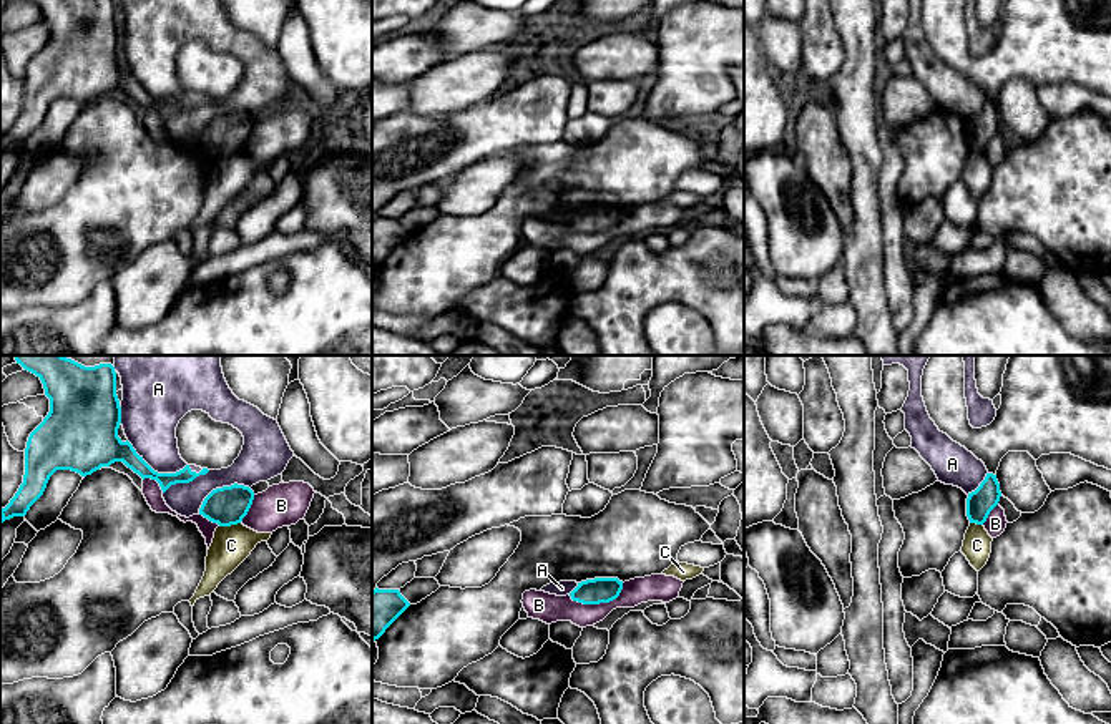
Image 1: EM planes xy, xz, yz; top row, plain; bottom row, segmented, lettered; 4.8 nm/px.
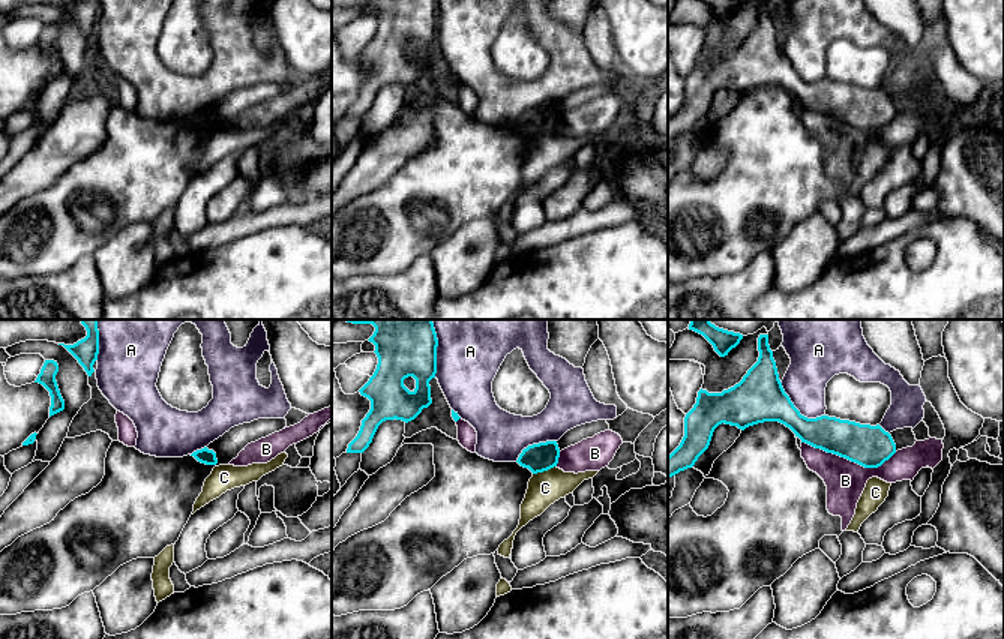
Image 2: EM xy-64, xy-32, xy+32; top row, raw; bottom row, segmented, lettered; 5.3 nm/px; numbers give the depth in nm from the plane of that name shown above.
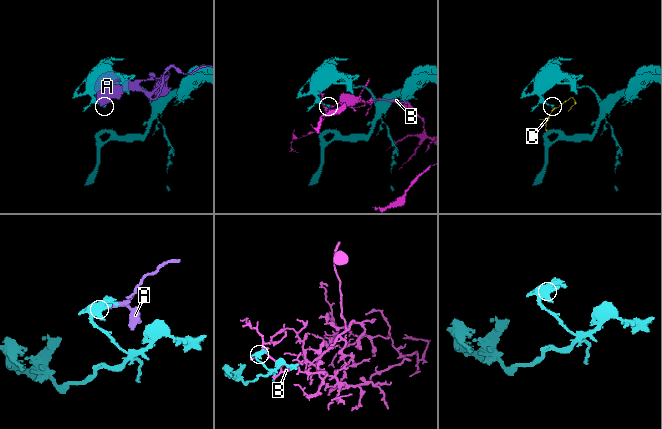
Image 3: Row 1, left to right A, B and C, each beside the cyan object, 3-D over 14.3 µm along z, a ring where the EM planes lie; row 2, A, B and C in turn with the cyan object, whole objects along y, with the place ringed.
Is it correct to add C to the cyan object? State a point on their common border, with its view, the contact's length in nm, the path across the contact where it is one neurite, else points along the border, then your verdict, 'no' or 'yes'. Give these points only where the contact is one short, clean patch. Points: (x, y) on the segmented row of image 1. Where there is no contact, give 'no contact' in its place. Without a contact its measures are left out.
xy (230, 525) | 110 nm | along xy (239, 522), (220, 527) | no

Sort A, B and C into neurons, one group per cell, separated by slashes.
A / B / C

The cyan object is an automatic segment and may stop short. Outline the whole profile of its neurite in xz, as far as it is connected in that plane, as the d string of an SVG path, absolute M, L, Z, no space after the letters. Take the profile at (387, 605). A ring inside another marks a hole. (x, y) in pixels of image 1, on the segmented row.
M399 589L372 591L372 641L379 639L385 629L410 606Z

